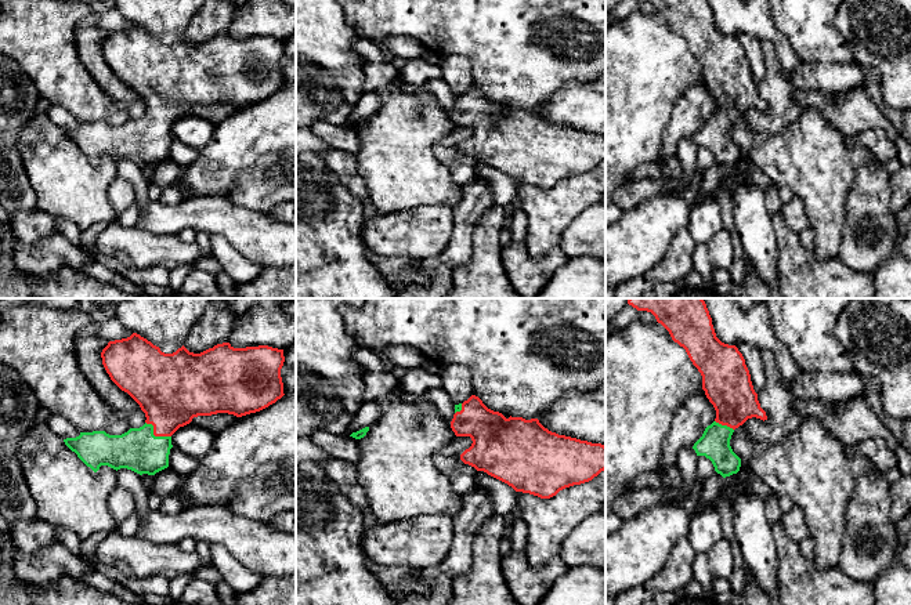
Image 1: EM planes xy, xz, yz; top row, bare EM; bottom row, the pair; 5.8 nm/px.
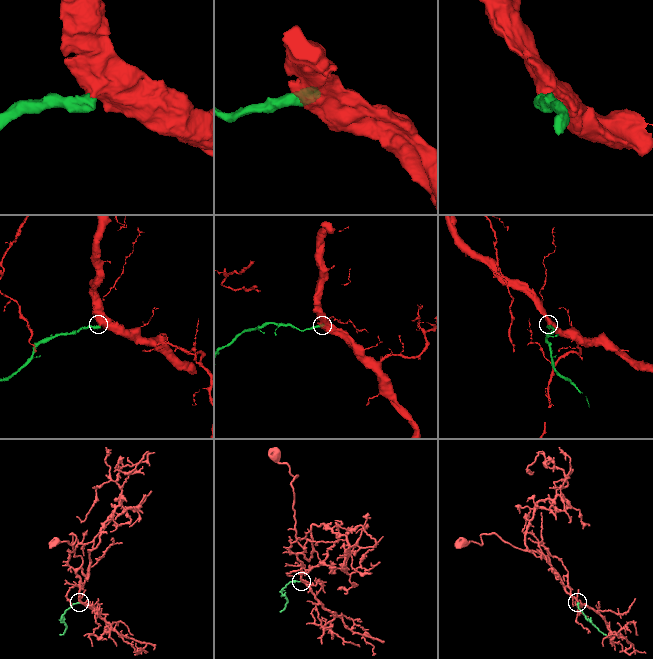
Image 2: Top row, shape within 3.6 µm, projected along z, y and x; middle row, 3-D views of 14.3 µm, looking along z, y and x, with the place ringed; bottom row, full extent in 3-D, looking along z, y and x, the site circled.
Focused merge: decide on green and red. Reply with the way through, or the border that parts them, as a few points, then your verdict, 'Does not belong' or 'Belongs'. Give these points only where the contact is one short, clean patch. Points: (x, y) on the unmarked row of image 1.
Path across: xy (138, 140), (154, 126), (165, 107), (170, 87). Belongs

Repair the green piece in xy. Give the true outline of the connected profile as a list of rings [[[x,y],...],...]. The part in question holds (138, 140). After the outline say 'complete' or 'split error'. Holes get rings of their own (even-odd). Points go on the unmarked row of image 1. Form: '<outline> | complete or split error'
[[[133,23],[127,29],[109,32],[101,48],[111,70],[140,95],[147,111],[142,117],[130,119],[122,126],[93,122],[64,130],[94,163],[101,156],[108,156],[116,162],[127,159],[140,166],[155,166],[169,157],[171,126],[194,108],[217,104],[242,108],[268,98],[285,86],[281,68],[283,40],[268,36],[234,39],[229,33],[223,33],[200,44],[189,43],[182,36],[173,44],[165,44]]] | split error

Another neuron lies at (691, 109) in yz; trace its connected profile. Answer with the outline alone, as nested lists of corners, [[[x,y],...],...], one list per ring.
[[[704,80],[693,84],[676,102],[672,119],[664,133],[661,153],[657,160],[662,166],[665,160],[677,153],[677,145],[683,138],[694,137],[705,119],[716,109],[716,101]]]

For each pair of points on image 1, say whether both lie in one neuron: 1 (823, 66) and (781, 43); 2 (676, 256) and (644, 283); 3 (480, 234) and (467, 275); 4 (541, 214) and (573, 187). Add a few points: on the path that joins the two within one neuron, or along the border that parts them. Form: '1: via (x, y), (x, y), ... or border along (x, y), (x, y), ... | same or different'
1: border along (774, 24), (788, 39), (799, 61), (790, 79) | different
2: via (668, 264), (653, 276) | same
3: via (480, 243), (480, 263), (477, 265) | same
4: via (549, 210), (564, 195) | same

